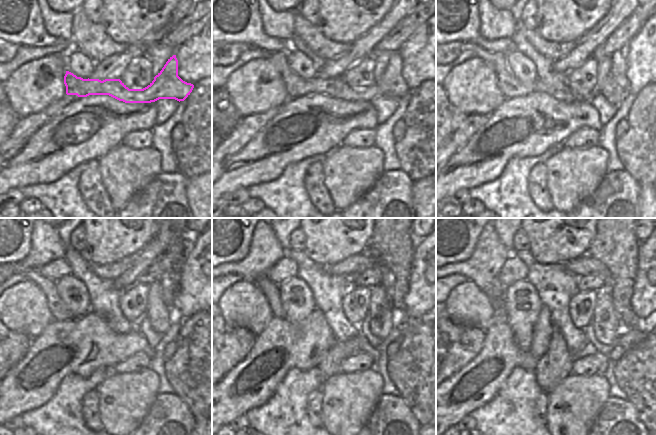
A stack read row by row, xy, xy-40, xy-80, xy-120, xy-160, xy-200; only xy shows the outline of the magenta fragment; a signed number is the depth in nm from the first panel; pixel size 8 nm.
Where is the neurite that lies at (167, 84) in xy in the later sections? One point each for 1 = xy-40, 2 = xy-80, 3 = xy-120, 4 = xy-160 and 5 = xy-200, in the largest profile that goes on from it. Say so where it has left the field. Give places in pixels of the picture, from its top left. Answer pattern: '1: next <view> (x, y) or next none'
1: next xy-40 (391, 85)
2: next xy-80 (510, 87)
3: next xy-120 (56, 306)
4: next xy-160 (271, 290)
5: next xy-200 (609, 283)

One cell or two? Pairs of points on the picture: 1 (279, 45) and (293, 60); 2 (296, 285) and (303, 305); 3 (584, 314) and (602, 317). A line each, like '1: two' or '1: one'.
1: two
2: one
3: two

